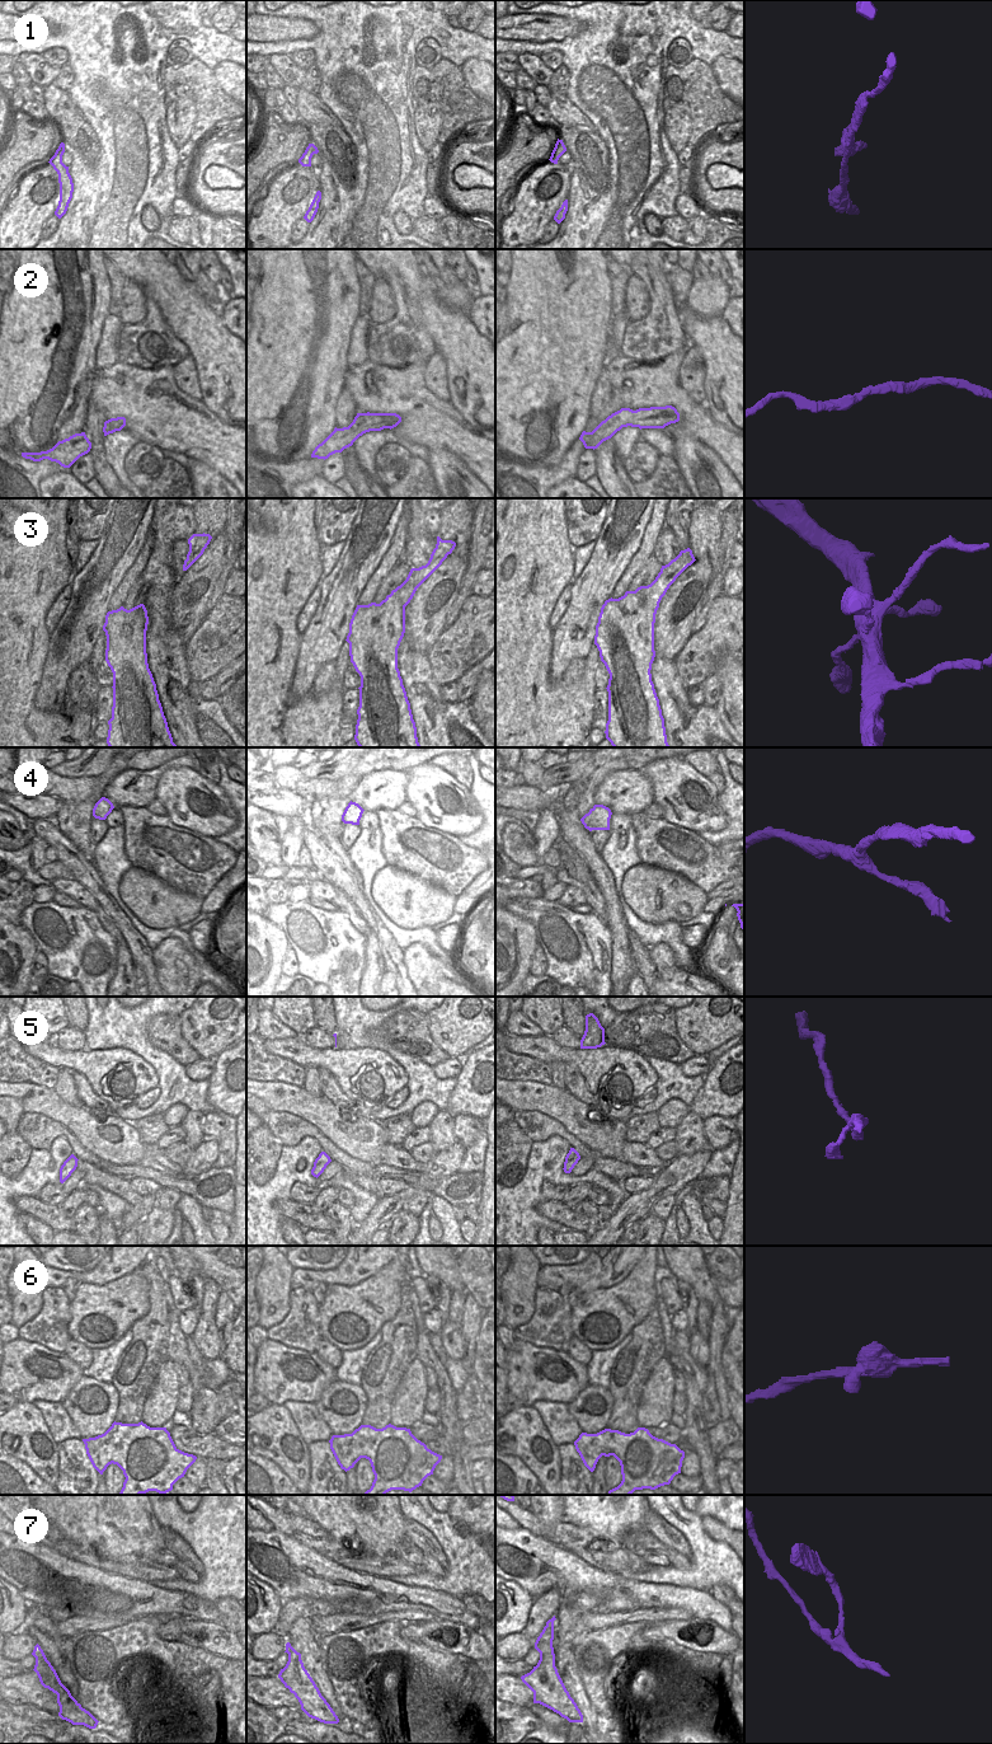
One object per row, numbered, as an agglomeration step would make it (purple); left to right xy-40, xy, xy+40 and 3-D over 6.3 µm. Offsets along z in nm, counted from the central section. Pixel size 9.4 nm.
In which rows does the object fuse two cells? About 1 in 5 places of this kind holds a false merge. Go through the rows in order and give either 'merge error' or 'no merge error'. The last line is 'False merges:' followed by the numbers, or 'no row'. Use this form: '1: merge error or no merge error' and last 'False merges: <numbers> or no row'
1: no merge error
2: no merge error
3: merge error
4: no merge error
5: no merge error
6: no merge error
7: no merge error
False merges: 3

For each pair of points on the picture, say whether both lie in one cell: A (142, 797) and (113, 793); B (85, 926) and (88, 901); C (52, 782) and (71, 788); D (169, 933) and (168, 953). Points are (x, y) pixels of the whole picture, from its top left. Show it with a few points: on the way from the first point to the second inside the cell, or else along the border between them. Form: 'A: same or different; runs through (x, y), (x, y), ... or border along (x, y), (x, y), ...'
A: same; runs through (135, 793), (121, 793)
B: different; border along (81, 905), (93, 910)
C: same; runs through (57, 787), (66, 788)
D: different; border along (153, 950), (164, 940), (178, 940), (193, 956)

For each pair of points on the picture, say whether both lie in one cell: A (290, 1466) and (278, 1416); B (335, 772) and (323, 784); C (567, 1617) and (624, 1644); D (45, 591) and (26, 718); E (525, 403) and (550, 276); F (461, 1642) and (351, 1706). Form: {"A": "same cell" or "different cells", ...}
{"A": "same cell", "B": "different cells", "C": "different cells", "D": "same cell", "E": "same cell", "F": "different cells"}

